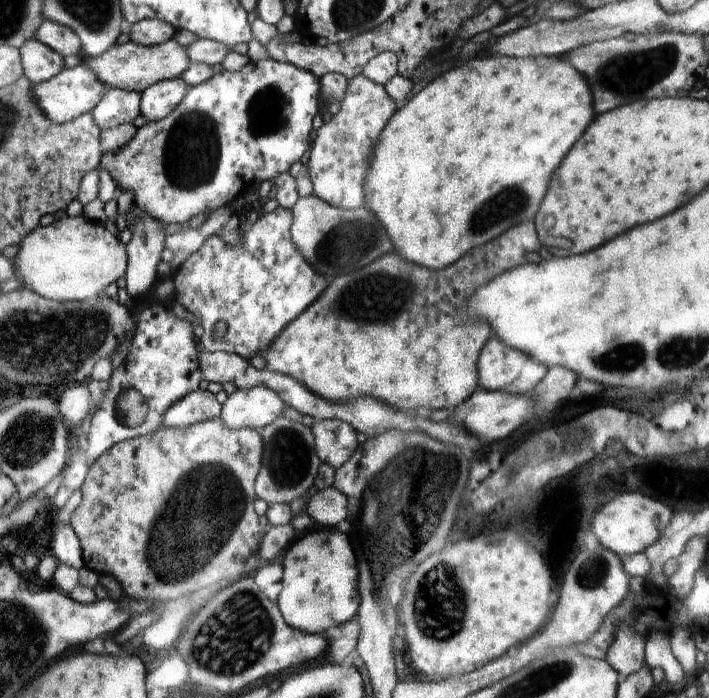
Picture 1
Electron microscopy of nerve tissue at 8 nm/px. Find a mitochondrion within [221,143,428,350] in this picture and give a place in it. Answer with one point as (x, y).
(380, 297)

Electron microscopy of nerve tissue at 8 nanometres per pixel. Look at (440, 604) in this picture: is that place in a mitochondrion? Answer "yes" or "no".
yes

